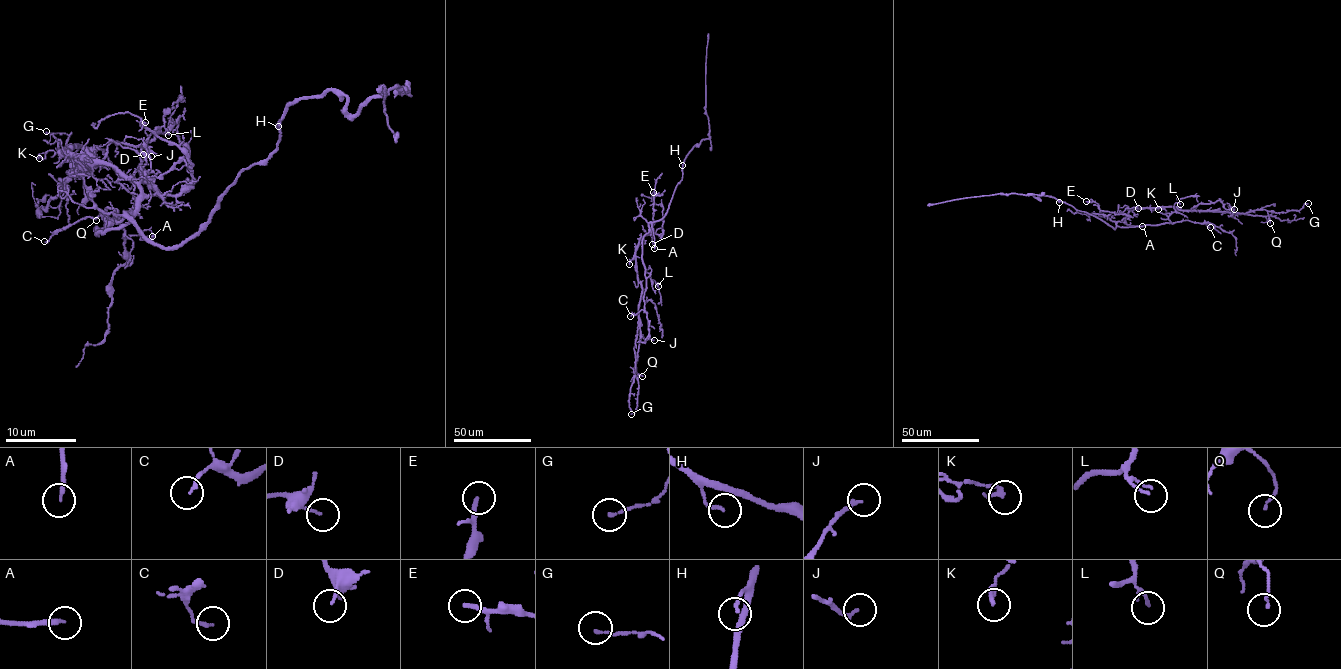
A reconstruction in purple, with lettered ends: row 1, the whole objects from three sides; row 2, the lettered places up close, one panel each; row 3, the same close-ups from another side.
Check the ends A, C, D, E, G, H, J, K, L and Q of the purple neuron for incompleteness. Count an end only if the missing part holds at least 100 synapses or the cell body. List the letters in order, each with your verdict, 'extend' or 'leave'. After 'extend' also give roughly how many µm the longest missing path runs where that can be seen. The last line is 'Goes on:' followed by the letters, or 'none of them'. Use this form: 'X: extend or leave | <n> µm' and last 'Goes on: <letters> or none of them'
A: extend | 120 µm
C: leave
D: leave
E: leave
G: leave
H: leave
J: leave
K: leave
L: leave
Q: leave
Goes on: A

